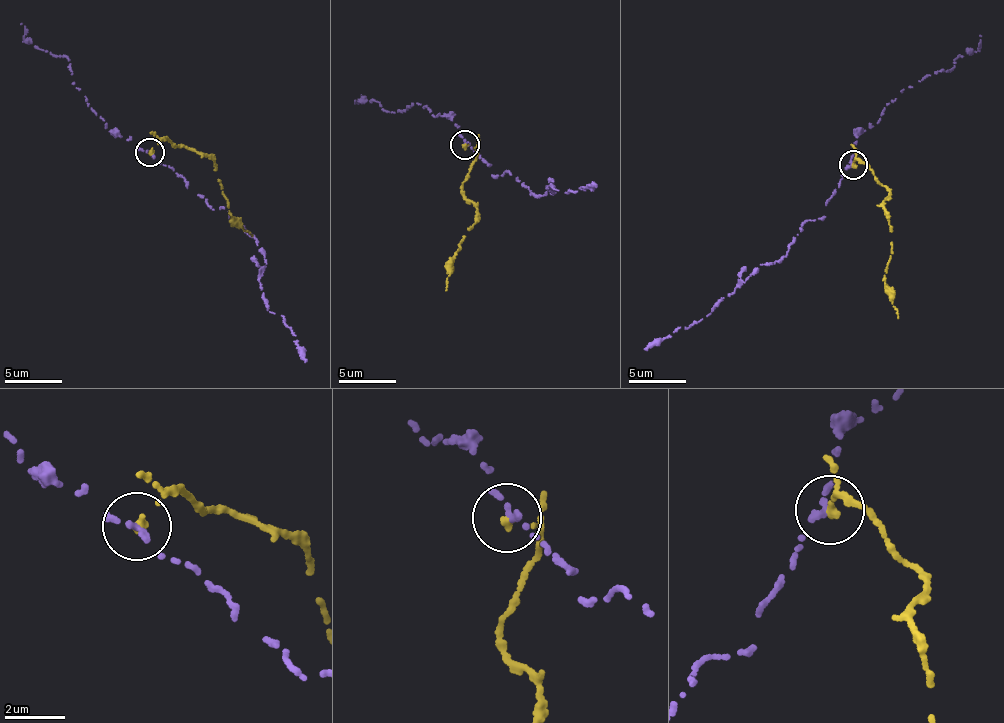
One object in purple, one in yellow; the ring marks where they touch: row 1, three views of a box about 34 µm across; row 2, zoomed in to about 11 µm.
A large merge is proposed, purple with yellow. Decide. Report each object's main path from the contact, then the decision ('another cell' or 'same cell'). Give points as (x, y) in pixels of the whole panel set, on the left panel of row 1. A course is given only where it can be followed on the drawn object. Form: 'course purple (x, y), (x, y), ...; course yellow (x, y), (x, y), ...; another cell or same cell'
course purple (148, 153), (255, 238), (267, 264), (259, 282), (270, 312), (284, 316), (305, 363); course yellow (150, 152), (166, 138), (214, 160), (231, 221), (253, 235); another cell

